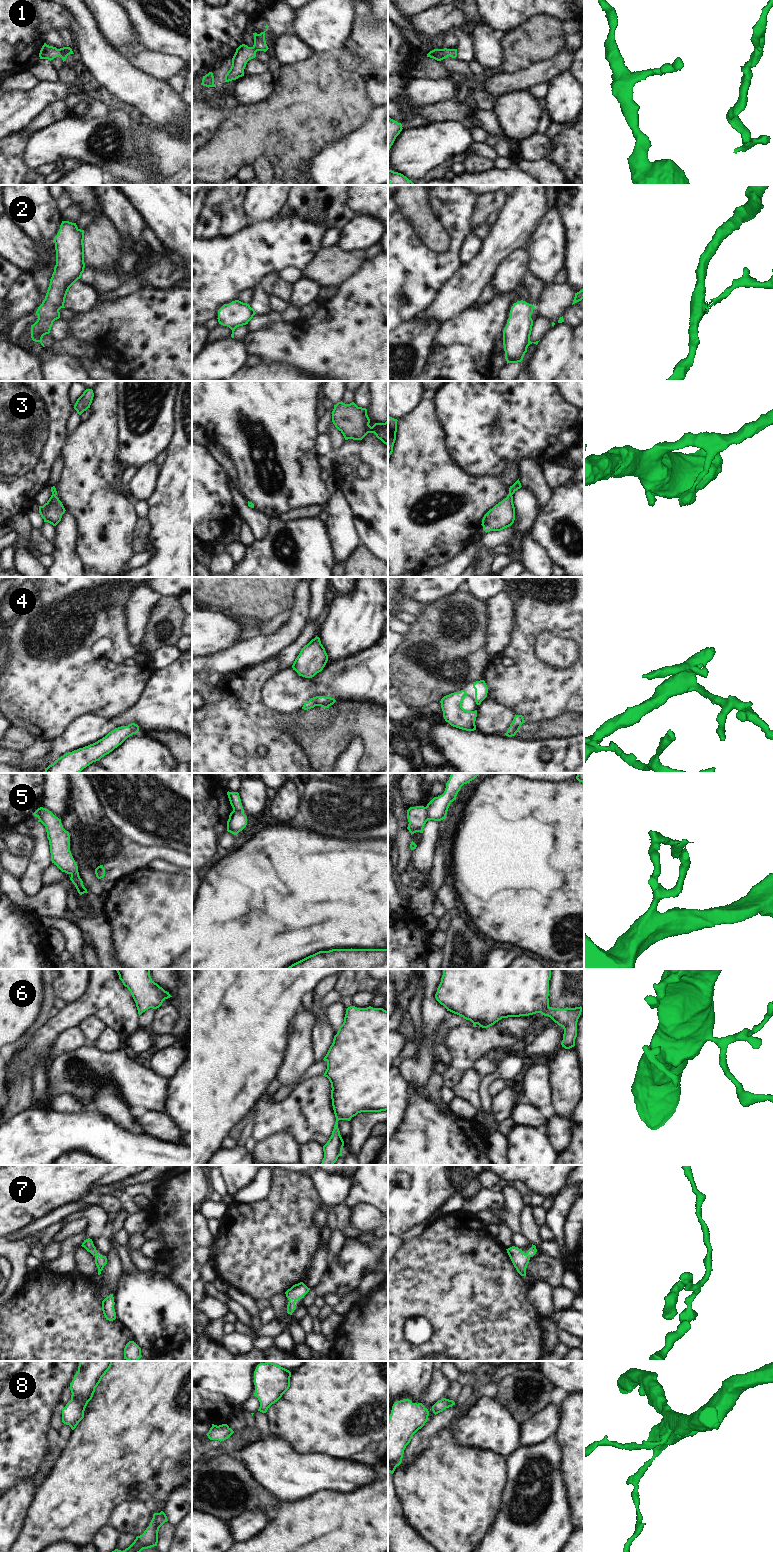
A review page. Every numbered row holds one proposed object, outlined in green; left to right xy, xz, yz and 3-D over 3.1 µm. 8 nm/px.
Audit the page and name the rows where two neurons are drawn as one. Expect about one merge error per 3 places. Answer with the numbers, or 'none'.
2, 5

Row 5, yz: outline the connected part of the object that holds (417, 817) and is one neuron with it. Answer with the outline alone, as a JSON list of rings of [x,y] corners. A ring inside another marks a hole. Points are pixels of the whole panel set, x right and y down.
[[[424,806],[410,807],[407,810],[407,819],[409,822],[407,829],[411,835],[416,832],[423,833],[423,828],[429,820]]]

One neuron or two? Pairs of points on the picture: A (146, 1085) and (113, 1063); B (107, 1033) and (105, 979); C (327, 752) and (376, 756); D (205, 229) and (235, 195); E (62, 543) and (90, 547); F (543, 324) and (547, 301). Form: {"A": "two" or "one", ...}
{"A": "one", "B": "two", "C": "one", "D": "one", "E": "two", "F": "two"}

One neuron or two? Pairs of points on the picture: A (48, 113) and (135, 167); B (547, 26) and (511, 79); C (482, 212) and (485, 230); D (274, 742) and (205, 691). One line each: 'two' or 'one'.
A: two
B: two
C: two
D: two

